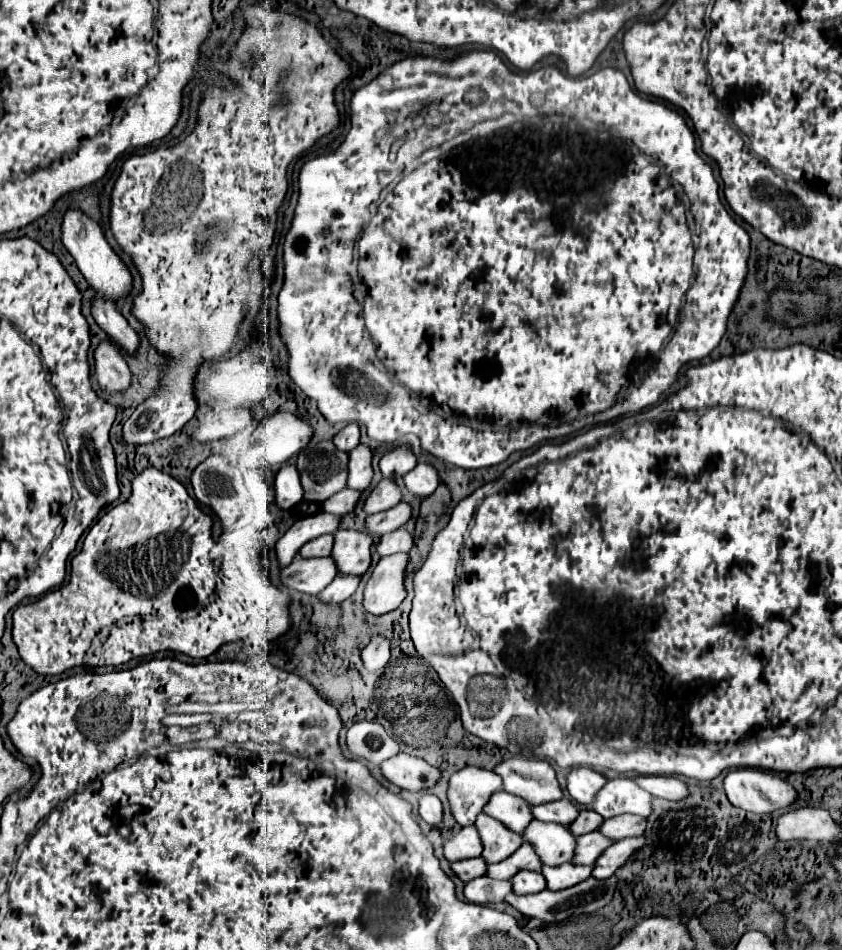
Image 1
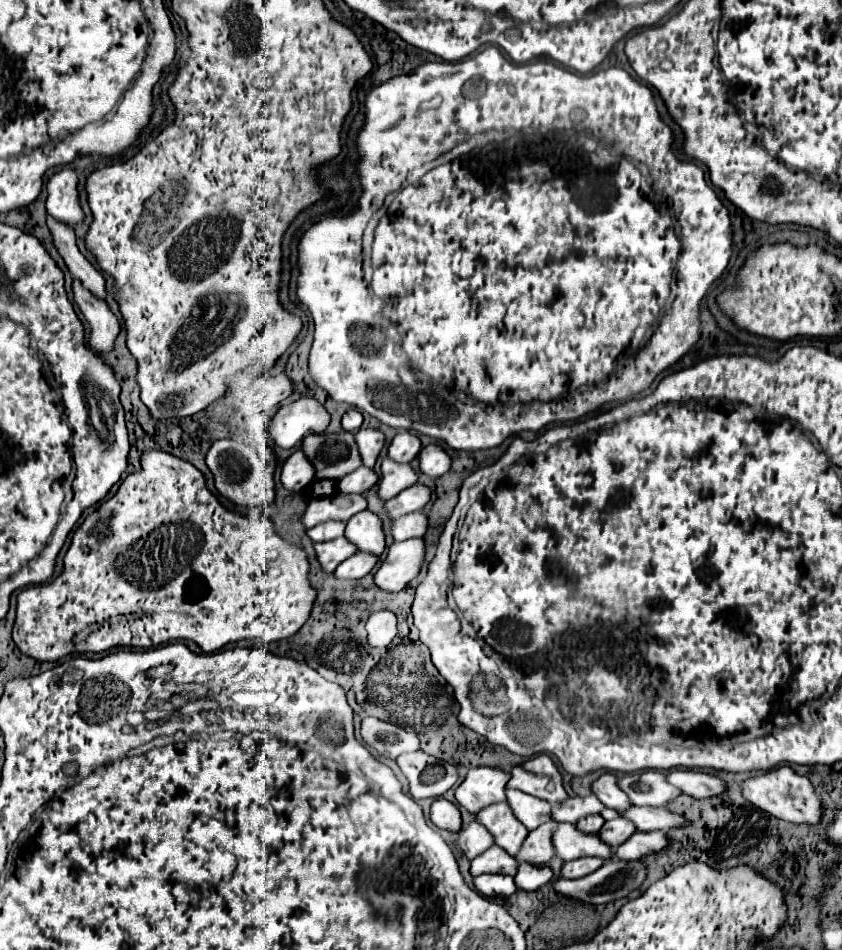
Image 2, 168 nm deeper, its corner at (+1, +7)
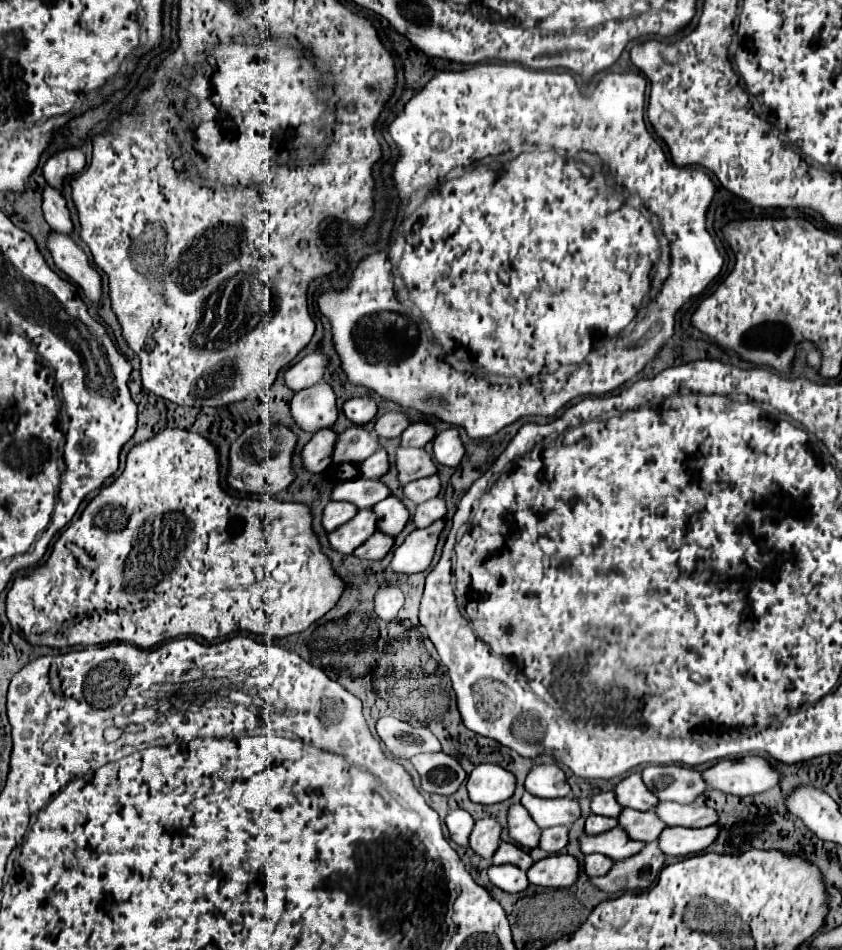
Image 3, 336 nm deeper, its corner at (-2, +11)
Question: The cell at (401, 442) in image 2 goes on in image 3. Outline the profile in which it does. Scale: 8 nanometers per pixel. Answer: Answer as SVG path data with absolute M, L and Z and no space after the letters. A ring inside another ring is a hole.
M425 422L411 424L407 430L401 434L401 446L405 448L423 448L431 438L435 436L435 428Z

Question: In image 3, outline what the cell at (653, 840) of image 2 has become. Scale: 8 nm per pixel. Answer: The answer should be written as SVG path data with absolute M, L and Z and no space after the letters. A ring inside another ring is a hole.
M665 828L657 840L659 850L669 856L691 856L703 852L719 834L719 828Z

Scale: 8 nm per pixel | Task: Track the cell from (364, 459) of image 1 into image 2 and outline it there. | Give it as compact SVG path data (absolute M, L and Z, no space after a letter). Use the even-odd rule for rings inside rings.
M372 428L358 430L356 442L360 448L360 456L364 460L364 466L374 468L374 462L376 462L380 450L384 448L384 434L380 430L372 430Z

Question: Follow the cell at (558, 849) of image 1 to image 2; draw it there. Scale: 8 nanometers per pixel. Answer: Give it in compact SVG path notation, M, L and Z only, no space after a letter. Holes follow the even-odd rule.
M558 824L552 836L556 854L568 862L582 856L598 856L602 860L612 858L612 848L598 838L598 834L584 834L574 824Z

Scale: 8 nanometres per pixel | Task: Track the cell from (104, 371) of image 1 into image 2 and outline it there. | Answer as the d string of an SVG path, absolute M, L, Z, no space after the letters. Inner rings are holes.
M74 280L72 288L74 288L74 300L76 300L80 312L84 314L84 318L88 320L88 324L92 328L90 346L96 352L108 352L108 350L112 350L114 338L120 332L118 318L112 314L112 310L108 308L108 304L102 302L100 298L92 296L92 292L88 292L88 288L84 288L80 284L80 280Z

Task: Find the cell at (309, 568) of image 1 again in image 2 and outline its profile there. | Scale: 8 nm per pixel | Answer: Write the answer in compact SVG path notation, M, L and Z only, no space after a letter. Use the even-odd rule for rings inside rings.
M340 536L340 538L336 538L336 540L330 540L330 542L314 544L314 548L316 548L318 560L320 560L320 564L322 564L322 568L324 568L326 572L334 572L336 566L338 566L342 560L350 558L350 556L356 552L356 546L354 546L348 538L344 538L344 536Z

